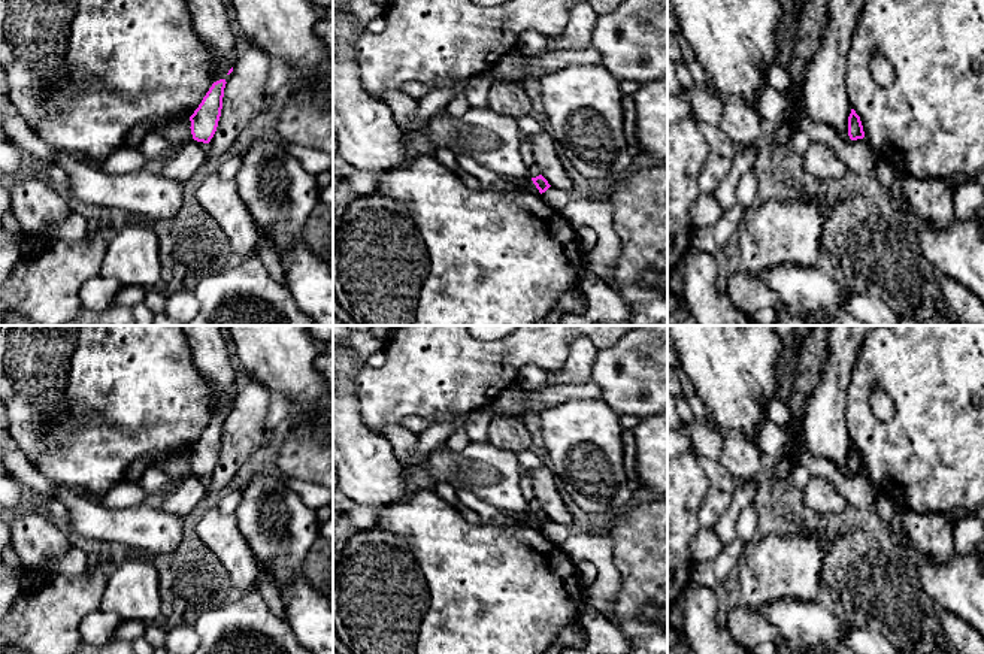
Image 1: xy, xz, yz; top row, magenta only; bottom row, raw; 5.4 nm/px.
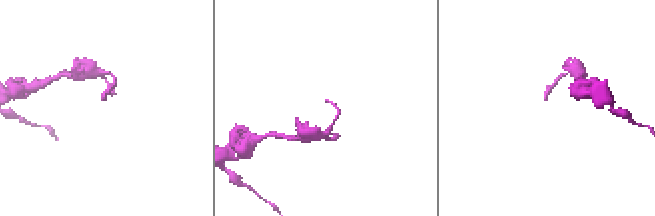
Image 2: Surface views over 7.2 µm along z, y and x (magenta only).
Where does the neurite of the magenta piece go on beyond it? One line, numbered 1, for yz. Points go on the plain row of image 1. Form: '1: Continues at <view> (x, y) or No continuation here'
1: No continuation here

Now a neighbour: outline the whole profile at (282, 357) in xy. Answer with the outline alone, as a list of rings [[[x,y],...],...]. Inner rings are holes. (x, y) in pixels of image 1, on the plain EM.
[[[228,326],[236,345],[236,357],[251,379],[260,381],[270,394],[287,394],[296,411],[327,399],[326,379],[315,369],[318,343],[308,326]]]

